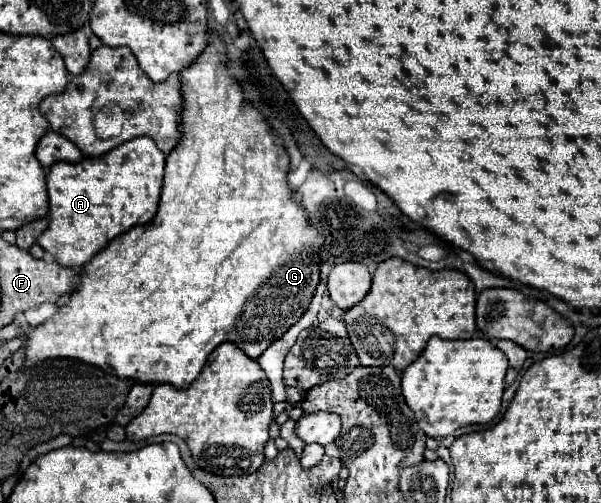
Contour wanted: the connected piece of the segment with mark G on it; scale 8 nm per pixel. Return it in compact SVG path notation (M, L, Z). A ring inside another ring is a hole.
M209 33L207 47L203 53L179 73L181 79L181 95L183 95L183 107L181 107L181 137L173 151L167 155L165 163L165 183L163 193L159 201L157 217L147 227L133 227L127 233L121 233L109 245L99 251L87 265L81 267L81 279L71 291L71 297L65 305L57 307L57 313L47 319L45 323L37 325L25 335L25 369L35 367L37 363L43 363L47 359L75 359L93 367L99 367L103 371L115 373L121 379L133 379L137 383L151 383L151 385L173 385L175 389L187 389L191 381L201 373L209 353L219 347L221 343L235 343L247 357L257 359L273 341L281 339L291 325L295 325L301 315L307 311L315 289L321 279L321 245L325 241L325 233L321 229L315 229L309 225L309 213L297 199L293 199L295 191L289 187L287 173L289 173L289 155L281 143L275 143L275 131L263 117L263 113L249 103L245 103L245 95L241 85L227 73L227 47L225 41L217 33Z

